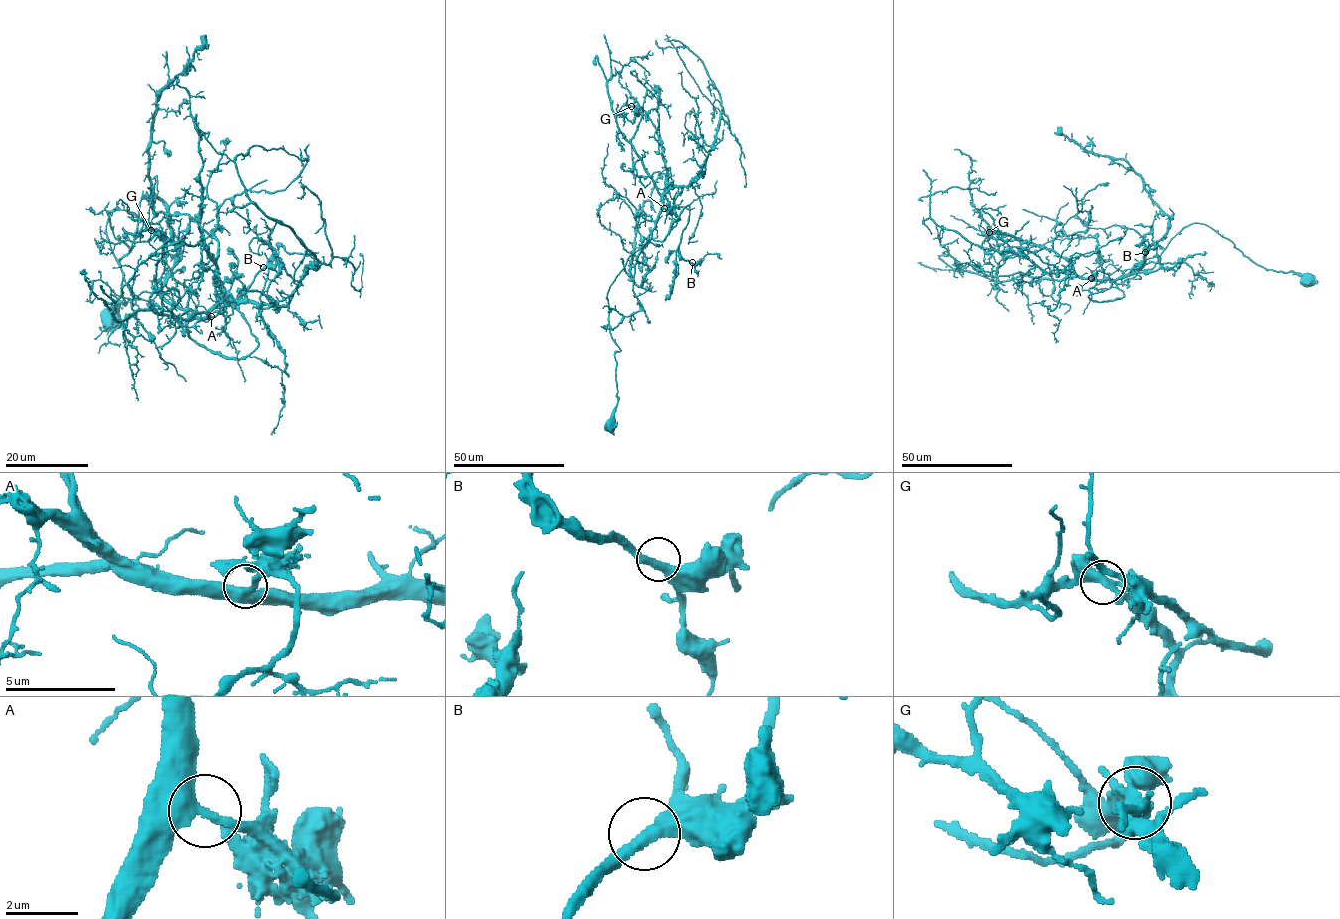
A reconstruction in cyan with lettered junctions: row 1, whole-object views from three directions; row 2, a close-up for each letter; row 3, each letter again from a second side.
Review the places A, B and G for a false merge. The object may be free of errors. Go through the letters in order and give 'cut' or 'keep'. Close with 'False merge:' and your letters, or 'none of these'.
A: keep
B: keep
G: cut
False merge: G

